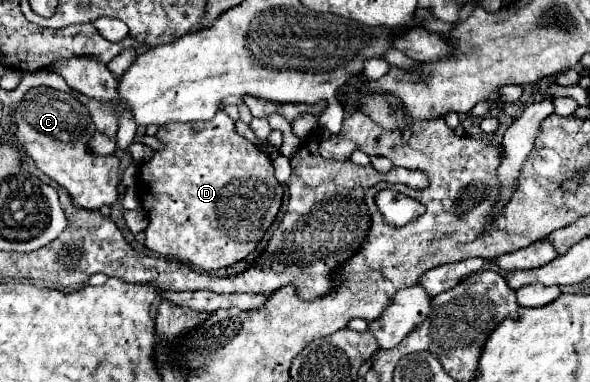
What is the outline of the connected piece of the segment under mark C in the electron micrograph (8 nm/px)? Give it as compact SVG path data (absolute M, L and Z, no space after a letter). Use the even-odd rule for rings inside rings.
M33 88L21 100L17 114L17 142L31 156L41 172L65 188L71 202L83 210L113 206L119 198L119 164L117 156L99 156L89 150L95 124L85 104L67 92L53 88Z

